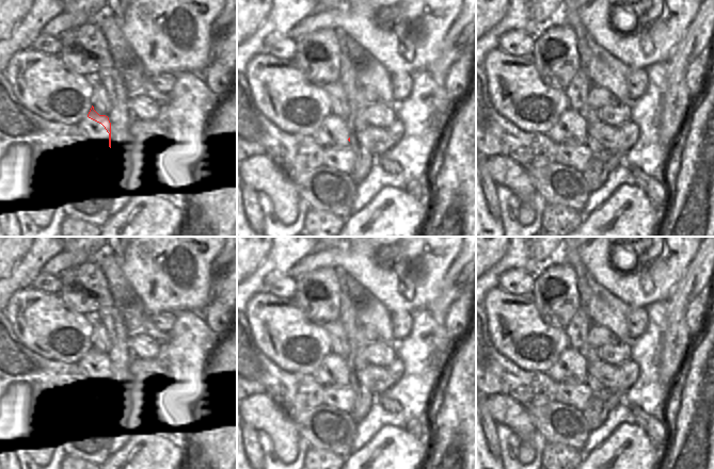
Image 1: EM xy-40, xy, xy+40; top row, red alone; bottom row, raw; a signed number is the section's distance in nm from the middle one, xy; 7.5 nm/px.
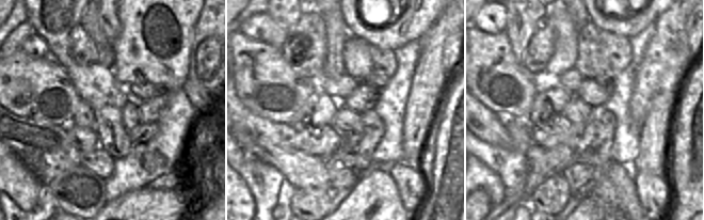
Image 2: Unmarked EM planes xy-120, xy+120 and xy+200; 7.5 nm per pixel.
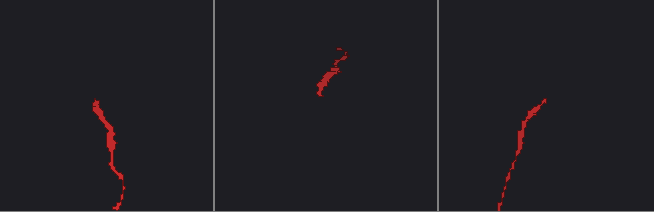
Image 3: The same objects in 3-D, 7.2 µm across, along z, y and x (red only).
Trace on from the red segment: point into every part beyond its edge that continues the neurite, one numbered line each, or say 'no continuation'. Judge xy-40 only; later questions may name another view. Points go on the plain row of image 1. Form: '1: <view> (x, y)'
1: xy-40 (99, 335)

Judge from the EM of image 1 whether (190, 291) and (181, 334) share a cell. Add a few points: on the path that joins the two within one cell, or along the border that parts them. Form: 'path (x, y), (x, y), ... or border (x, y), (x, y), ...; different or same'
border (202, 312), (180, 311), (176, 314); different

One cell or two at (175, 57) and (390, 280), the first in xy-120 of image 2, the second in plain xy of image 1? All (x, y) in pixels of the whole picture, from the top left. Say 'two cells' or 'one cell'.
one cell

